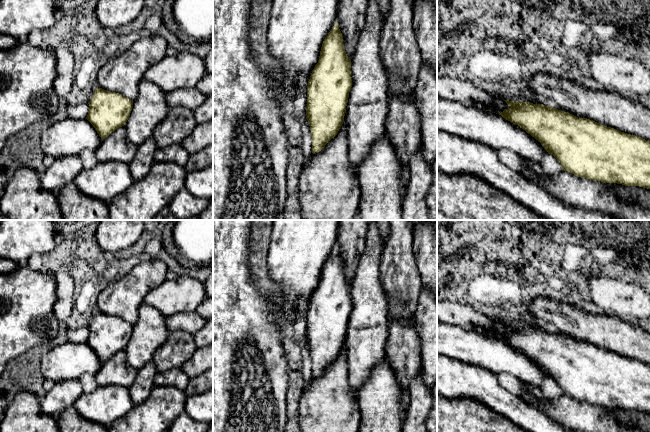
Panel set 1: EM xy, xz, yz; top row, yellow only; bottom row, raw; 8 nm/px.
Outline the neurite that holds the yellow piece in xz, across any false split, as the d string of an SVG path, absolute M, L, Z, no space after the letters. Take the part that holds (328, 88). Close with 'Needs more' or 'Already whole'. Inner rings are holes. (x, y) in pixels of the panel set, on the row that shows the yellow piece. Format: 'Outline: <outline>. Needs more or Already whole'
Outline: M336 20L322 43L318 63L312 70L307 86L306 119L310 126L313 154L320 152L337 135L344 121L351 87L351 59L346 54L343 36Z. Already whole

